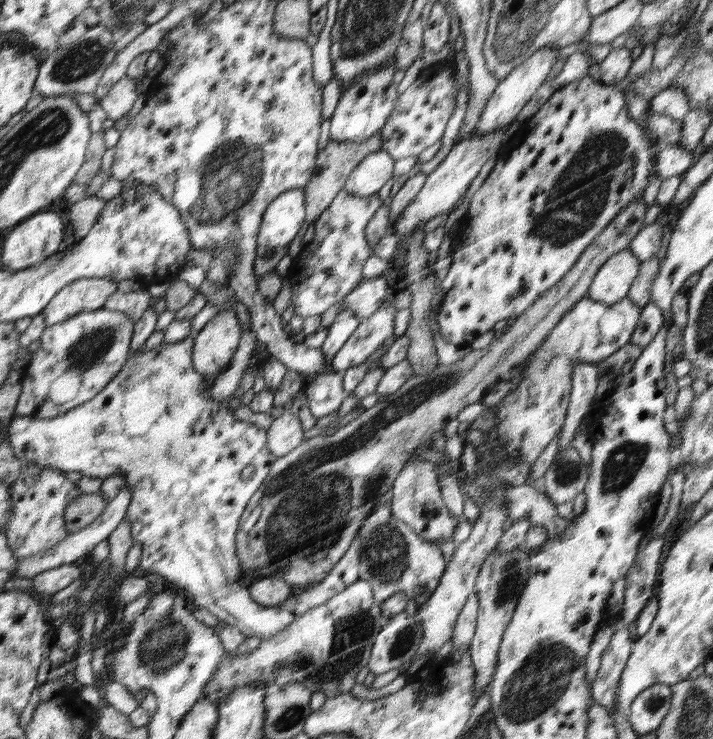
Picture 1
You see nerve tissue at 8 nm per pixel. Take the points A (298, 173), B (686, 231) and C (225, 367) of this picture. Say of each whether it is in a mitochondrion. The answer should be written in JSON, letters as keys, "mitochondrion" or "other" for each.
{"A":"other","B":"other","C":"other"}

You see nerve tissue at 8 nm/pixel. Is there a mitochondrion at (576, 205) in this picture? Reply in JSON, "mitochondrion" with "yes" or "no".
{"mitochondrion":"yes"}

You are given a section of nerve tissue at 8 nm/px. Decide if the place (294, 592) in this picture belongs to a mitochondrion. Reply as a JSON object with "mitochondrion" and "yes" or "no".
{"mitochondrion":"no"}

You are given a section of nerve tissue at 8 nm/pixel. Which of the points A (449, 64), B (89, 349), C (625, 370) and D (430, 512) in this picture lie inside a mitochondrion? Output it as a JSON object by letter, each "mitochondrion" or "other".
{"A":"other","B":"mitochondrion","C":"other","D":"mitochondrion"}

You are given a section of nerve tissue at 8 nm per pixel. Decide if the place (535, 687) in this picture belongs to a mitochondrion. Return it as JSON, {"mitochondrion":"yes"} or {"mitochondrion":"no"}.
{"mitochondrion":"yes"}

